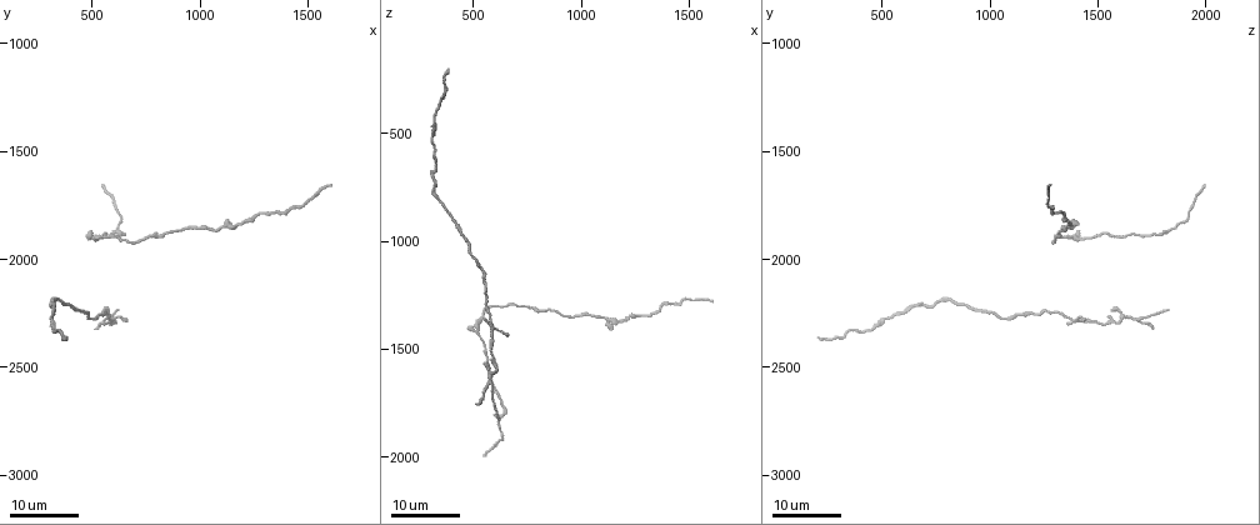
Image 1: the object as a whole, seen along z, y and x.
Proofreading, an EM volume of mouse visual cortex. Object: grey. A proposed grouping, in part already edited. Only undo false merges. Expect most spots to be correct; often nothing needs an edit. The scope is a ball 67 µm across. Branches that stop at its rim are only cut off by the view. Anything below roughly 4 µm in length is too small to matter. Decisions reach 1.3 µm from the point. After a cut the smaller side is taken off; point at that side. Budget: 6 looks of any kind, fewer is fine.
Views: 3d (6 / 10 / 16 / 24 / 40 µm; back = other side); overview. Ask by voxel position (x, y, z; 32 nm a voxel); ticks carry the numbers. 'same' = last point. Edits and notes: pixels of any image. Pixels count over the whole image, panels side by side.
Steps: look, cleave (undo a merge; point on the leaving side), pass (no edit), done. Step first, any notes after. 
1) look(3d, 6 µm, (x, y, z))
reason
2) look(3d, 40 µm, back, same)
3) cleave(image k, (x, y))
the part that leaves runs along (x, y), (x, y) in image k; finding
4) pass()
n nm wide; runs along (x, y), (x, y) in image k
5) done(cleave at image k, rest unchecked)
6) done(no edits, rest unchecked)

look(3d, 16 µm, (1450, 1770, 1280))
calibre changes

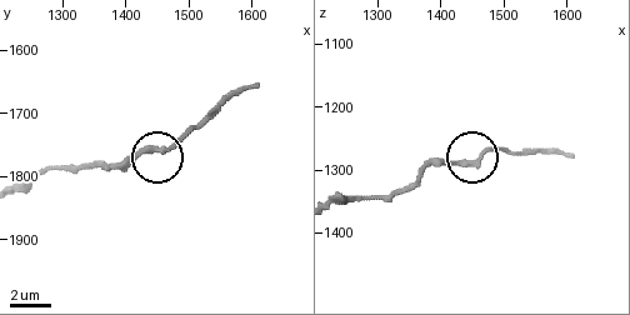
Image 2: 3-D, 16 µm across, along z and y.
look(3d, 10 µm, (1445, 1760, 1285))

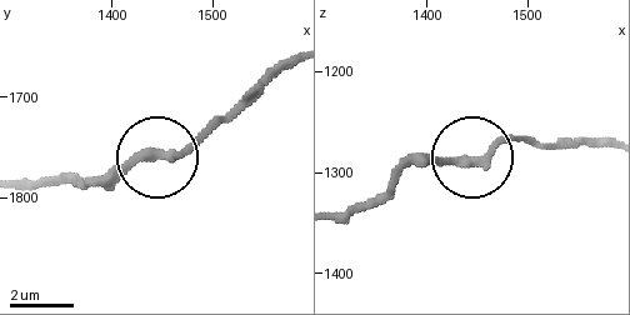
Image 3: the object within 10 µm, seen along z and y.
pass()
runs along (338, 213), (363, 210), (410, 166), (536, 140) in image 3; continuous, no second neuron

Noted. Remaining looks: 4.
look(3d, 24 µm, (630, 1870, 1840))
thick turns thin

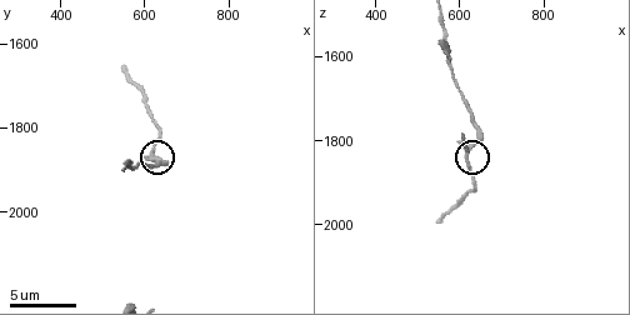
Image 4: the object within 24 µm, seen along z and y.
look(3d, 6 µm, (610, 1860, 1840))

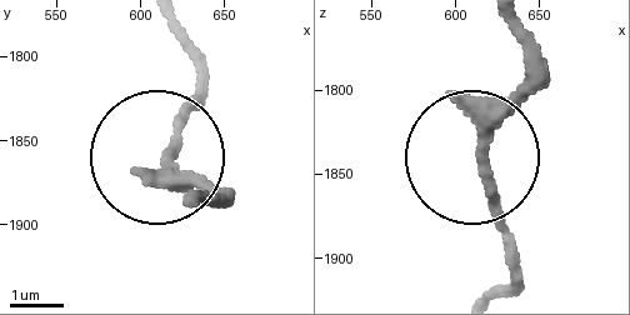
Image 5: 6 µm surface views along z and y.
pass()
continuous, no second neuron

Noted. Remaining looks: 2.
look(3d, 16 µm, (590, 2260, 1620))
branch point

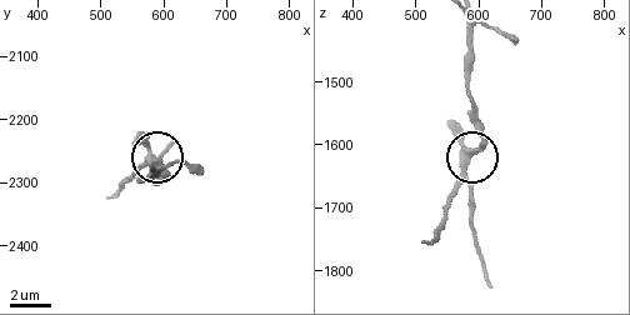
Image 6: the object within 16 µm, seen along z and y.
look(3d, 6 µm, same)
closer look

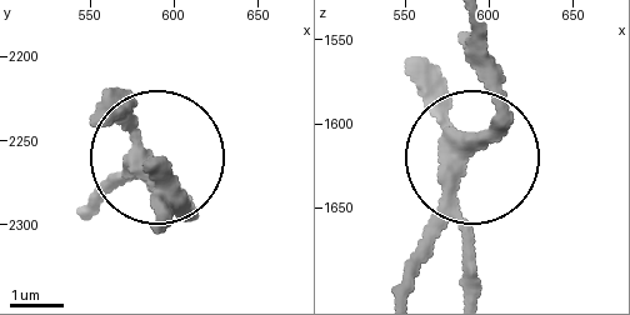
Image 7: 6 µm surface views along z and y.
pass()
3 arms; runs along (435, 103), (466, 158), (461, 274) in image 7; continuous, no second neuron

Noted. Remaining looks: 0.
done(no edits, rest unchecked)

